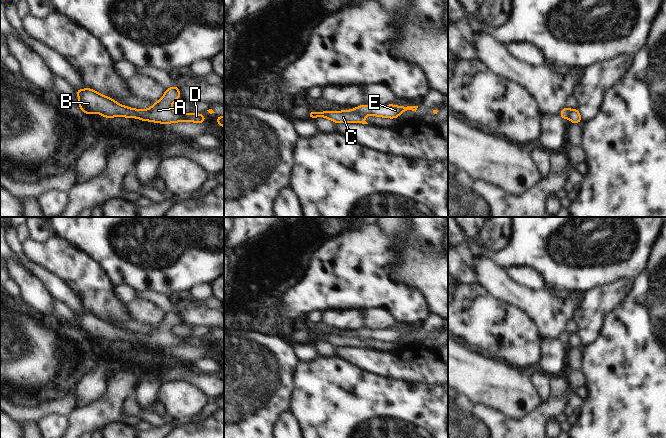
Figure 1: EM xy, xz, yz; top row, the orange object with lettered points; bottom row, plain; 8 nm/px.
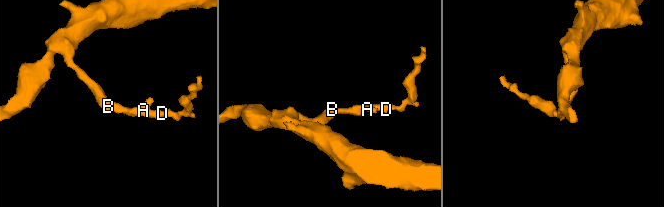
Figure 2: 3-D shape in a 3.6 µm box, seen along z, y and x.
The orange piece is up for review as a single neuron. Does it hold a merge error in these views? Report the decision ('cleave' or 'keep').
cleave

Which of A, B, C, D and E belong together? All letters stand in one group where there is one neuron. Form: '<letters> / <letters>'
A D E / B C

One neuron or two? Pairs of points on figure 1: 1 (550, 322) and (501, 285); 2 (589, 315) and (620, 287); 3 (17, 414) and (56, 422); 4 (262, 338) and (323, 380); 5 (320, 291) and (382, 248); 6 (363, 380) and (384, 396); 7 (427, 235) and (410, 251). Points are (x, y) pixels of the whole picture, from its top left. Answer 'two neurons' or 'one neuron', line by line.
1: one neuron
2: one neuron
3: two neurons
4: two neurons
5: one neuron
6: one neuron
7: two neurons

